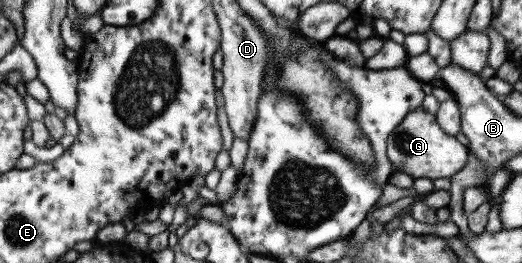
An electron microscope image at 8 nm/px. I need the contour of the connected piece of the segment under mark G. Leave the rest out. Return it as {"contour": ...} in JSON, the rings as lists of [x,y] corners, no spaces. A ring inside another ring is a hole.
{"contour":[[[421,107],[410,111],[386,139],[386,158],[390,160],[395,171],[409,174],[413,180],[416,178],[450,178],[459,173],[468,159],[466,146],[458,142],[452,135],[446,134],[435,121],[432,113],[427,113]]]}

